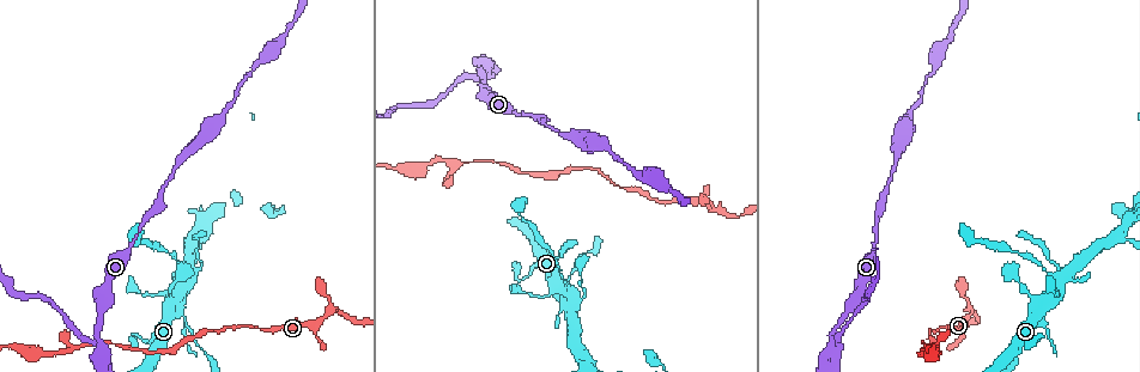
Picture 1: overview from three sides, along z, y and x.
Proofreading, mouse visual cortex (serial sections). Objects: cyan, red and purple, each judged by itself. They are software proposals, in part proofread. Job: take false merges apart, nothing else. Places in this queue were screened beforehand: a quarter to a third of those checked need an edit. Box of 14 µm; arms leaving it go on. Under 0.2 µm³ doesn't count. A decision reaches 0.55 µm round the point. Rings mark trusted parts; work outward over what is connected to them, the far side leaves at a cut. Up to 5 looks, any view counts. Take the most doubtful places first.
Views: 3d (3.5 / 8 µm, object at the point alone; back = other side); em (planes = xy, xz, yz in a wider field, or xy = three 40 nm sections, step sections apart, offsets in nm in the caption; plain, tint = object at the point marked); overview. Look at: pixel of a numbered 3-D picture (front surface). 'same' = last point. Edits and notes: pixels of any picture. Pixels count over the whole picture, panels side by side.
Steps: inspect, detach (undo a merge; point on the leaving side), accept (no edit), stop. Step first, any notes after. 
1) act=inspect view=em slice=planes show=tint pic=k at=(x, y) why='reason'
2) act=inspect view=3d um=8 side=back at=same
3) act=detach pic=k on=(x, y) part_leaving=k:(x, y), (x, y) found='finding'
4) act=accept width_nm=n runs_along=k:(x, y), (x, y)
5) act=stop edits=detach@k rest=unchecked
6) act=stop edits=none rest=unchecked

act=inspect view=3d um=8 pic=1 at=(567, 293) why='calibre changes'

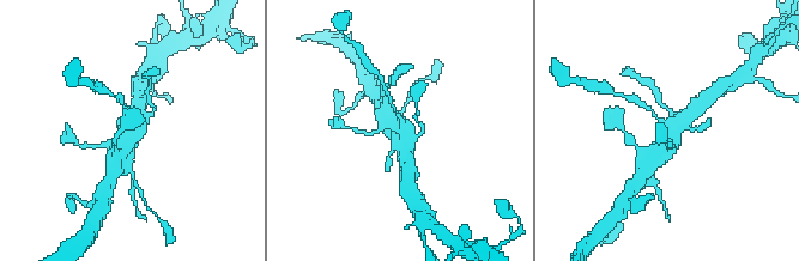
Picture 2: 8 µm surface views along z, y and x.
act=inspect view=em slice=xy step=3 show=tint pic=2 at=(666, 126)

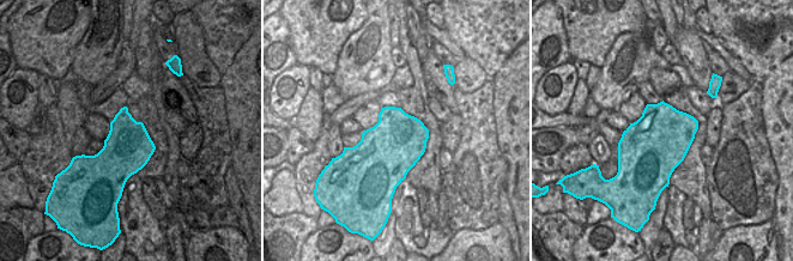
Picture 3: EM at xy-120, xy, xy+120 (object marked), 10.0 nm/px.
act=accept runs_along=2:(654, 156), (666, 128), (696, 110) found='one cell here'

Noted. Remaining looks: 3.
act=inspect view=3d um=3.5 side=back pic=1 at=(327, 310) why='abrupt turn'

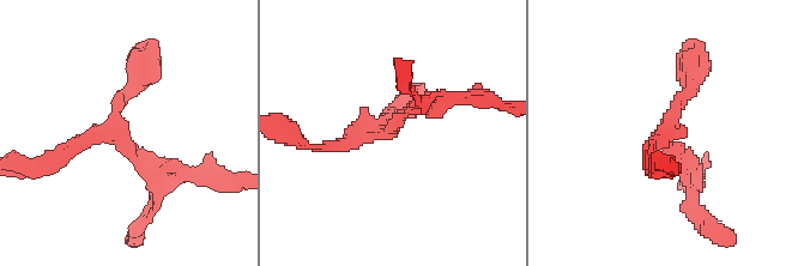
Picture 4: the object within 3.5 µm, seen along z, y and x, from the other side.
act=inspect view=em slice=xy step=2 show=tint pic=4 at=(122, 140) why='now the EM'

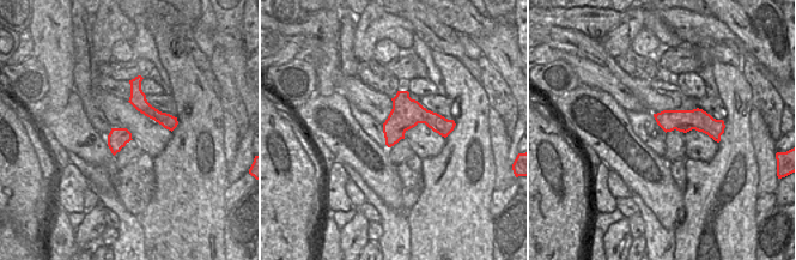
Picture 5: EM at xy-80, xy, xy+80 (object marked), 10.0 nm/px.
act=accept runs_along=5:(657, 116), (714, 125) found='all the same cell'

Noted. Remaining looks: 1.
act=stop edits=none rest=unchecked

